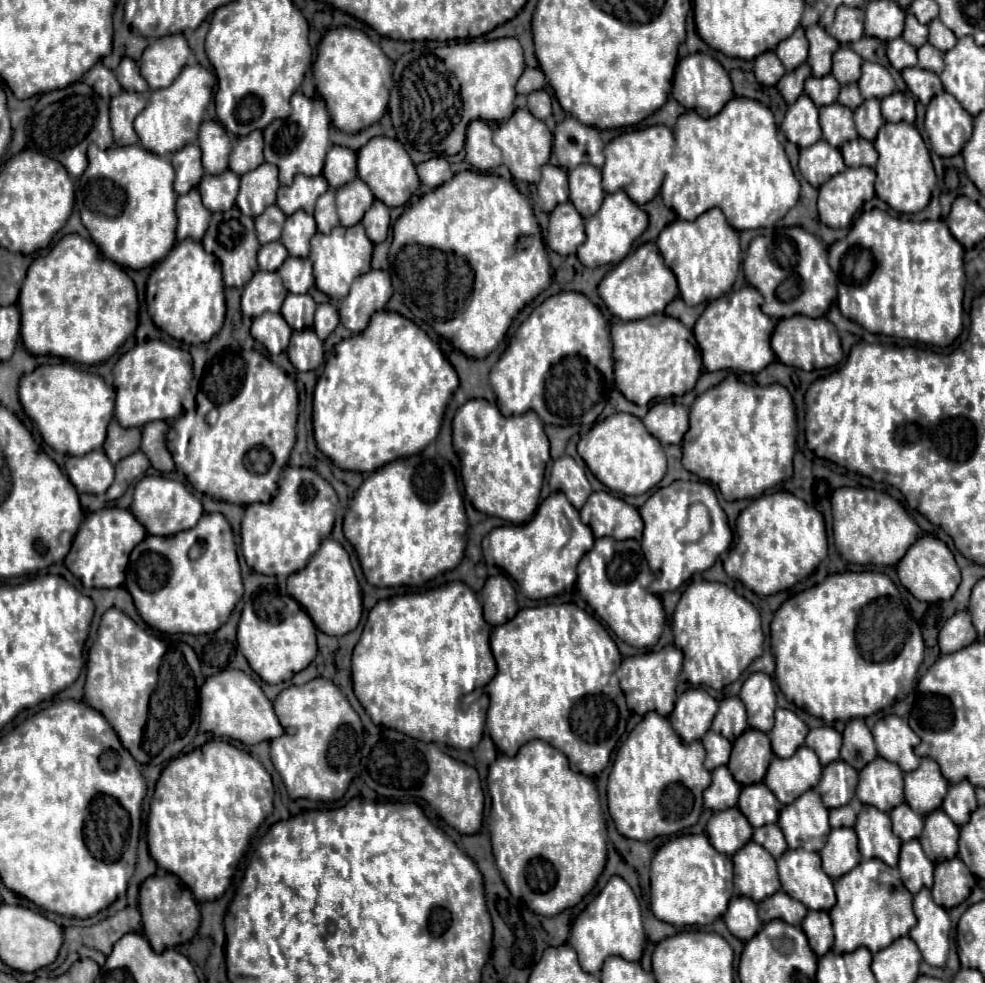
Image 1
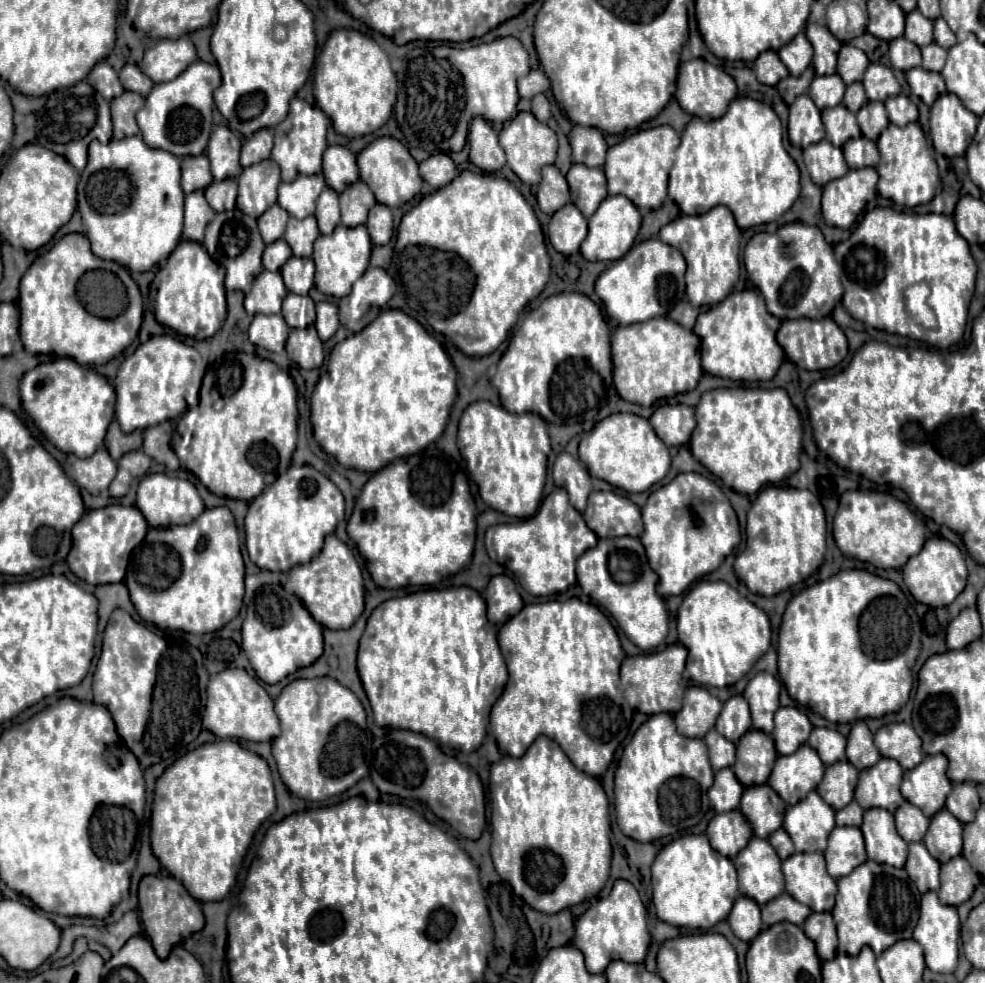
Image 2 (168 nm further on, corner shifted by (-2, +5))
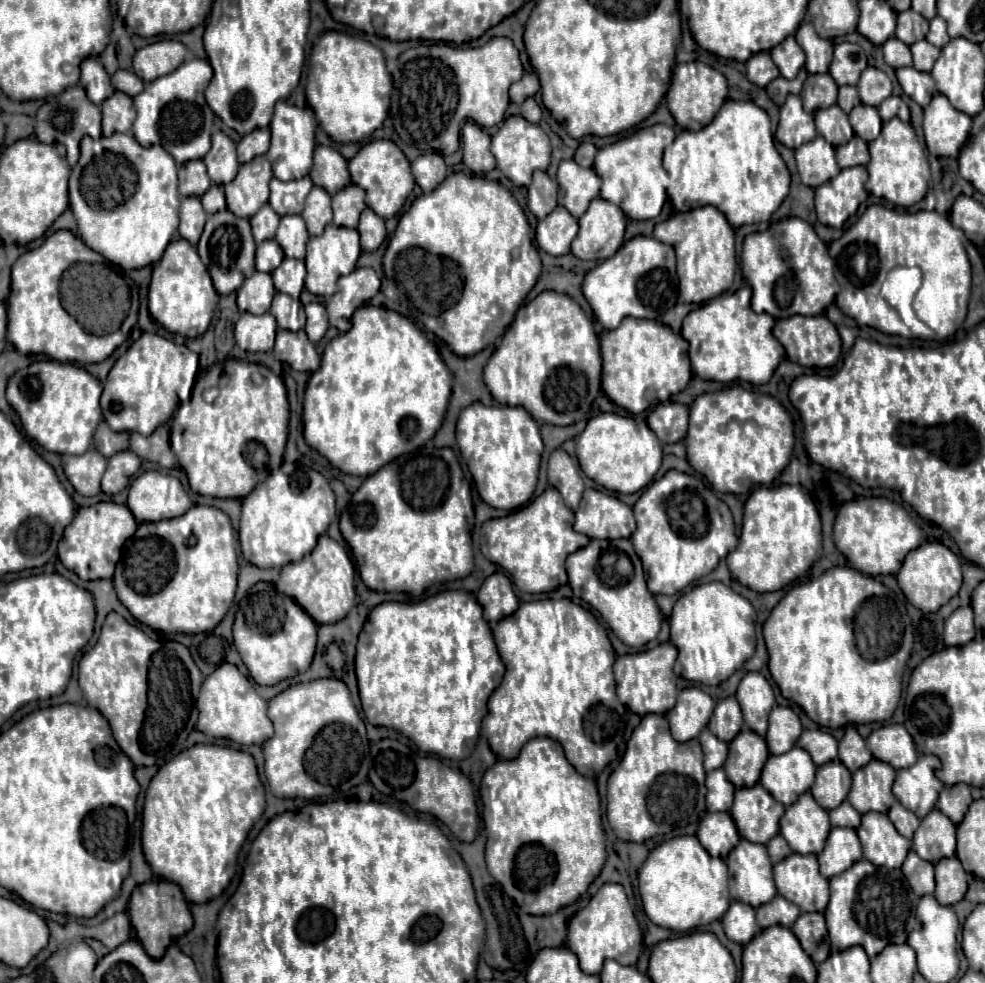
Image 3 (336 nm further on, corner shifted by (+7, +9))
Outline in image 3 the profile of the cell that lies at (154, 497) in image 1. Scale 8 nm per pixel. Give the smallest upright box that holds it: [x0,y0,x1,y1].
[127,470,194,522]

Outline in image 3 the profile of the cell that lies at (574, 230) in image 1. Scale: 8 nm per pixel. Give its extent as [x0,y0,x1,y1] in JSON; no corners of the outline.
[536,206,578,256]

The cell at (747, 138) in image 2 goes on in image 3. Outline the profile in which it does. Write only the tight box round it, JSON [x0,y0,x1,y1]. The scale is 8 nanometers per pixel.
[664,100,790,228]

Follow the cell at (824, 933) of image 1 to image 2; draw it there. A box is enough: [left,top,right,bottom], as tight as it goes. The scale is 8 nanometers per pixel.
[803,912,837,960]

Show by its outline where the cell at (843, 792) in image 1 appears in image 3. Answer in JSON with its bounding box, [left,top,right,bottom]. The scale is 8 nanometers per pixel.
[810,760,852,810]

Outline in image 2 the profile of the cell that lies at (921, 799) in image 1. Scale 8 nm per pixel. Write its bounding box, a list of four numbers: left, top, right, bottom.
[901,754,951,818]

